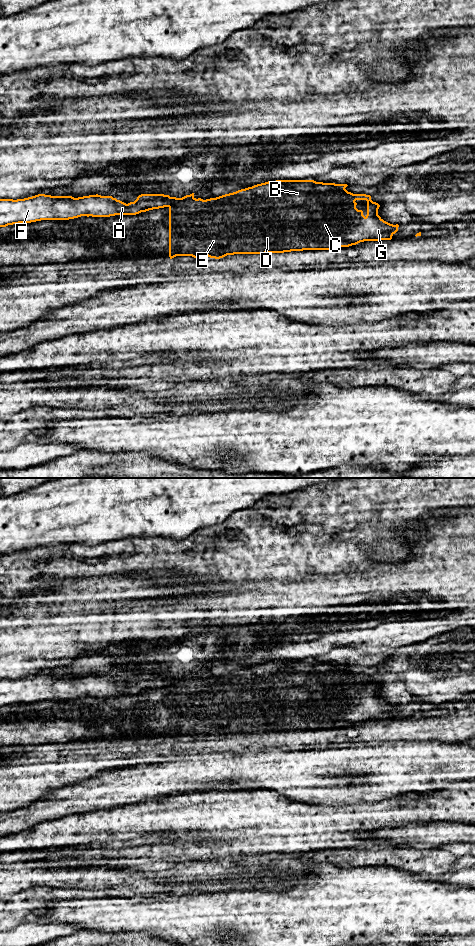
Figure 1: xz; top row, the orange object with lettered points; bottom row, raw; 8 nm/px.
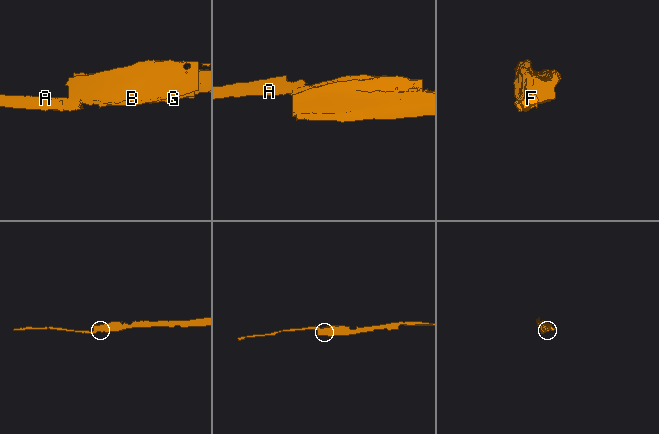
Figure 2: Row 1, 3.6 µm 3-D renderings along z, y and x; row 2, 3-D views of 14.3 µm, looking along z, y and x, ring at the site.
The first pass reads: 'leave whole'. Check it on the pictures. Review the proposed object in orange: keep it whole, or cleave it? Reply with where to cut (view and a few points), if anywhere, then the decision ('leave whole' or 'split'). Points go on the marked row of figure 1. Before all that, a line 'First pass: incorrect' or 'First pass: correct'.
First pass: incorrect
cut in xz along (194, 198), (188, 201), (179, 201), (168, 206); split

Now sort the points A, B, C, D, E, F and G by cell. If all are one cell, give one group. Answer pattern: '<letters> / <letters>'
A F / B C D E G

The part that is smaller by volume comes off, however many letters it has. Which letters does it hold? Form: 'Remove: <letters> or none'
Remove: A, F

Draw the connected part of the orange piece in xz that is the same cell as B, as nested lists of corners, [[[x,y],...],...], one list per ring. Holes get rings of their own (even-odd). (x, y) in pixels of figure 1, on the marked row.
[[[276,180],[257,184],[252,187],[238,190],[233,193],[225,194],[216,198],[203,200],[194,198],[190,201],[182,201],[169,206],[169,257],[176,256],[192,256],[196,259],[204,259],[206,256],[210,258],[220,259],[227,255],[234,254],[265,254],[265,253],[284,253],[291,251],[303,250],[331,250],[341,247],[349,247],[364,241],[391,240],[392,236],[398,231],[399,225],[393,225],[384,221],[378,215],[380,205],[371,200],[370,195],[353,194],[345,188],[347,184],[323,183],[314,180]],[[356,200],[367,201],[367,215],[363,215],[362,210],[356,208]]]

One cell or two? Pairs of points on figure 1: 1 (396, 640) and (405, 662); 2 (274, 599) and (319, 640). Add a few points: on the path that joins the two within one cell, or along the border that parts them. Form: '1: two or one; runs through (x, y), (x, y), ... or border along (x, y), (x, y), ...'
1: two; border along (422, 641), (402, 645), (397, 648)
2: two; border along (299, 631), (320, 632)

